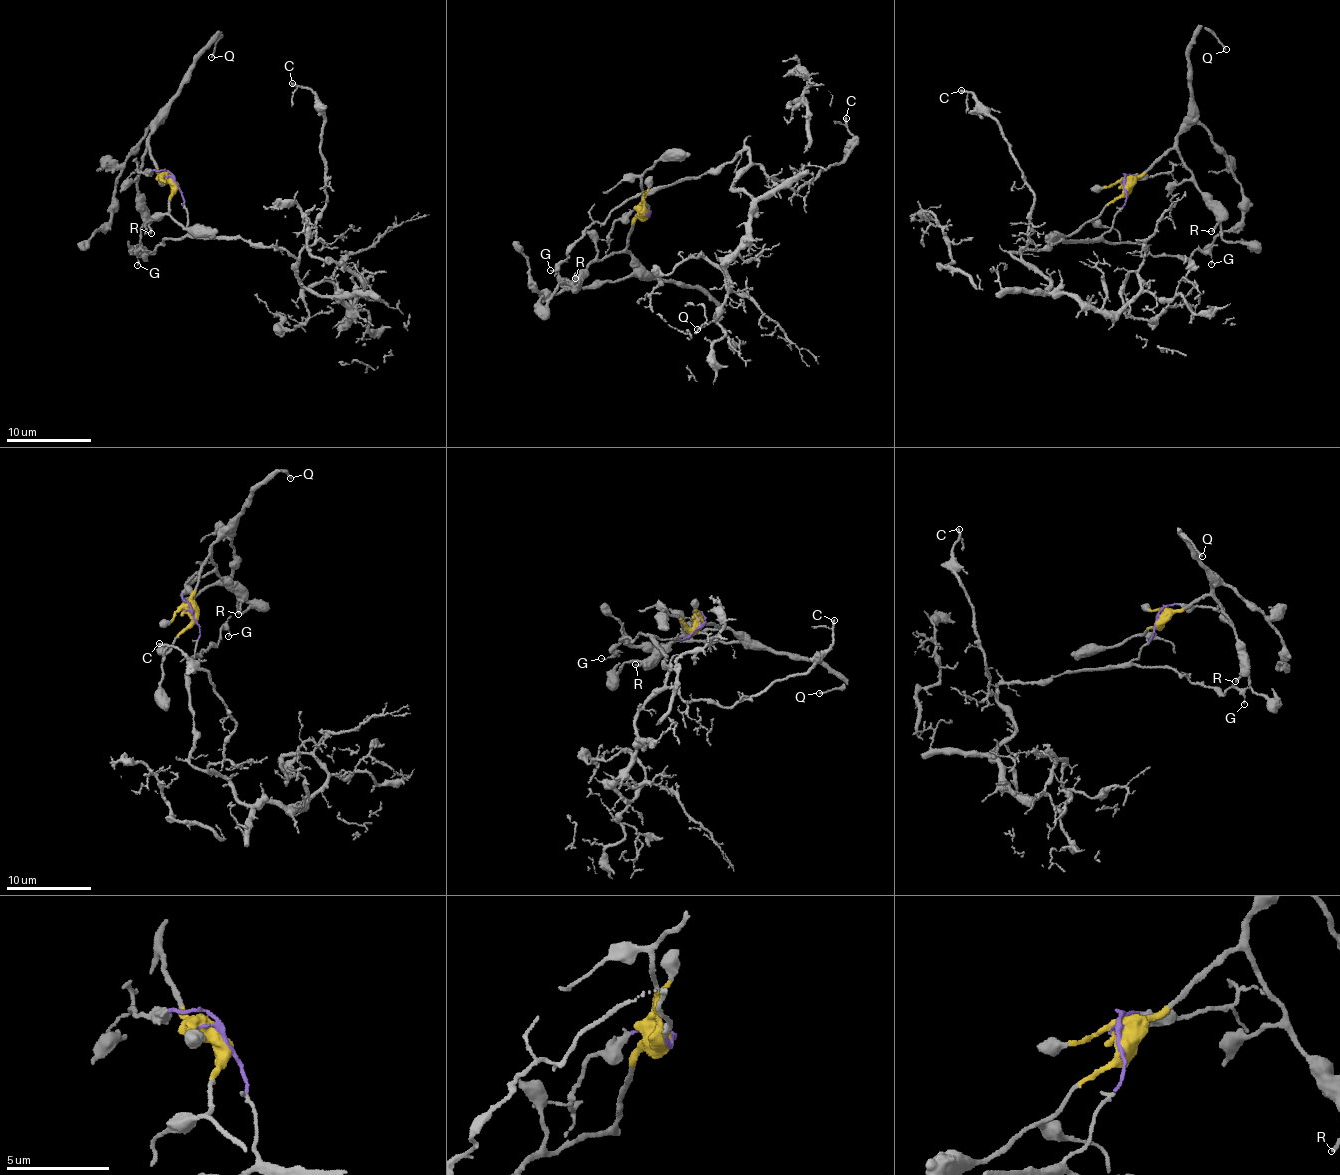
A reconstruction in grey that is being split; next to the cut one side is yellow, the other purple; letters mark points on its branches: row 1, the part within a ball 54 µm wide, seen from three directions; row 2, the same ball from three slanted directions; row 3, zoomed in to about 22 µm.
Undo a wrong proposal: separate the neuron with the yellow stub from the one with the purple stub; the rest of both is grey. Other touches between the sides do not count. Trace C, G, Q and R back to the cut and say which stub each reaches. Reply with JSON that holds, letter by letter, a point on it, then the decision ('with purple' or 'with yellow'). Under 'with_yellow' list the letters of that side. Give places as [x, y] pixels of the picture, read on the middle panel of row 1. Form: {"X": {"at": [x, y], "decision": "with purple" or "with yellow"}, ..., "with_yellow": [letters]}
{"C": {"at": [846, 118], "decision": "with purple"}, "G": {"at": [550, 270], "decision": "with purple"}, "Q": {"at": [697, 329], "decision": "with yellow"}, "R": {"at": [575, 278], "decision": "with yellow"}, "with_yellow": ["Q", "R"]}

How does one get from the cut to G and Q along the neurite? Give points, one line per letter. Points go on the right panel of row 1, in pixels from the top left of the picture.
G: (1123, 183), (1126, 202), (1103, 238), (1140, 244), (1152, 255), (1187, 260), (1200, 250), (1211, 256), (1211, 265)
Q: (1124, 184), (1174, 145), (1188, 110), (1191, 88), (1188, 59), (1194, 38), (1203, 27), (1226, 49)

